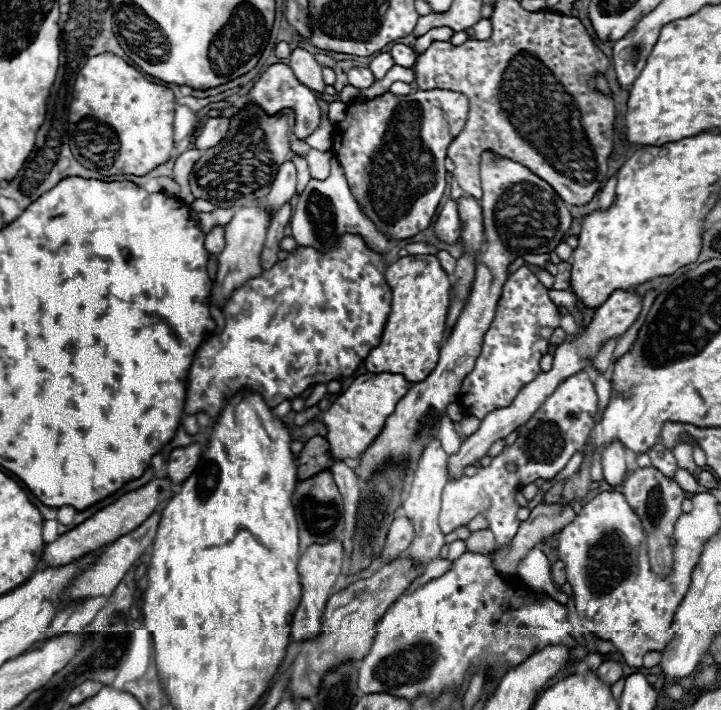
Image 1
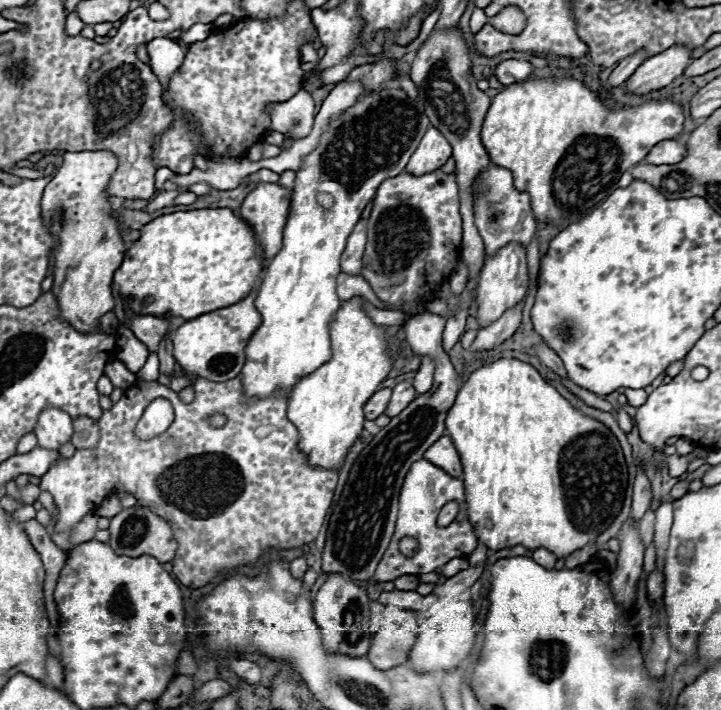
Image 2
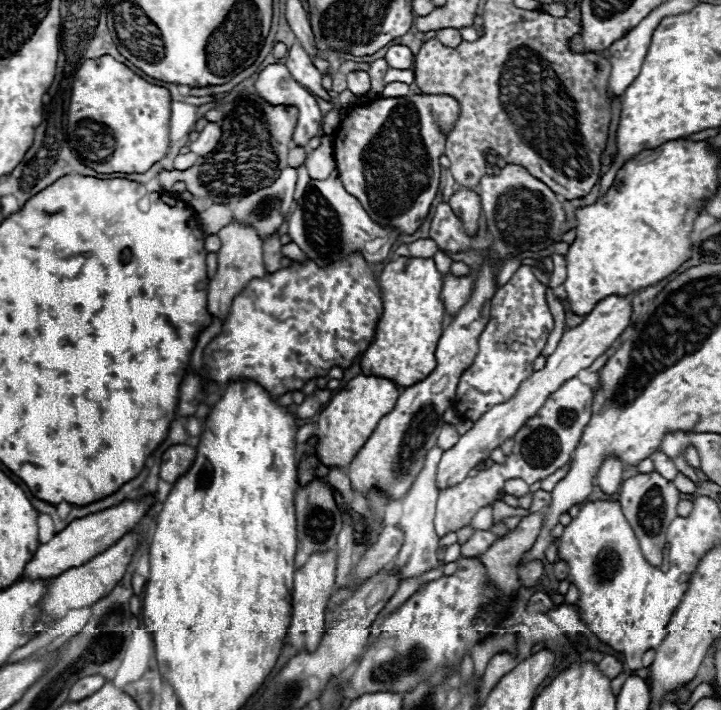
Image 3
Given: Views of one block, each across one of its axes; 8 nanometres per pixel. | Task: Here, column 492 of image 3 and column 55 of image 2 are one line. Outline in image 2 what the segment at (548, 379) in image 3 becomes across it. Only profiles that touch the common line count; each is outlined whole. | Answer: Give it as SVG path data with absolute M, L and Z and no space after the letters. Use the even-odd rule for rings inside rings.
M46 408L38 416L34 434L38 436L38 446L58 450L72 438L72 418L60 408Z

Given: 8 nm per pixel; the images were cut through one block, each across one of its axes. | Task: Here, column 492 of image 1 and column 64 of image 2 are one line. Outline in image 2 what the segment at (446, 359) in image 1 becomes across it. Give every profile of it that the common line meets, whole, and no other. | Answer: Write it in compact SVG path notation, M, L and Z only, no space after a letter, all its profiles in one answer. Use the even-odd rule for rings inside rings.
M110 150L66 152L60 170L46 184L42 196L42 222L56 238L52 290L60 302L62 318L78 332L98 328L98 318L114 310L112 280L124 260L126 242L120 236L120 224L106 190L118 164L118 156Z

